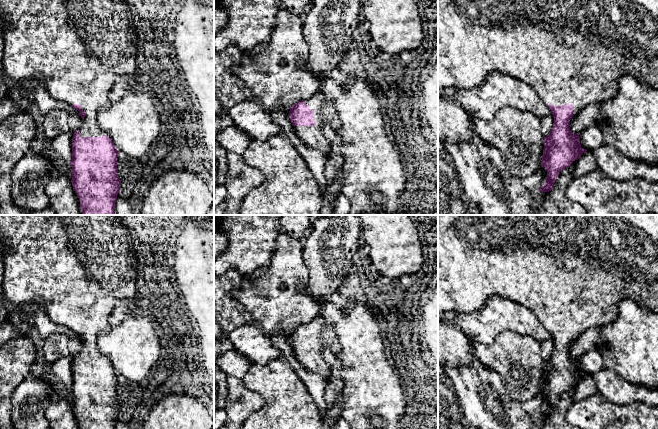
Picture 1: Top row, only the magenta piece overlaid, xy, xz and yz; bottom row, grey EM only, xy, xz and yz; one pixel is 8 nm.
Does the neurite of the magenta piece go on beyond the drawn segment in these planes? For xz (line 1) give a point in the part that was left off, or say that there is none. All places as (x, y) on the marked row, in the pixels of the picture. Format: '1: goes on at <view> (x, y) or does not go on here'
1: goes on at xz (324, 112)

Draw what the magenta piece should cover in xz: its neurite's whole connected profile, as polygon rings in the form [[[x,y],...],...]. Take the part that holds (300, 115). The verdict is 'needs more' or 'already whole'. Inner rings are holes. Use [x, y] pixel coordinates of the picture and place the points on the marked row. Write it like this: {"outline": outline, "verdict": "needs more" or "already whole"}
{"outline": [[[316,92],[307,100],[302,100],[290,107],[289,118],[297,137],[311,149],[315,149],[326,157],[331,152],[331,142],[323,134],[325,124],[333,129],[340,128],[339,114],[325,96]]], "verdict": "needs more"}

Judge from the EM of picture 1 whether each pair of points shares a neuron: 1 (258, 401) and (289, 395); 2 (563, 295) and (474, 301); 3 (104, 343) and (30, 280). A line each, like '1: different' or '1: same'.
1: different
2: same
3: different

